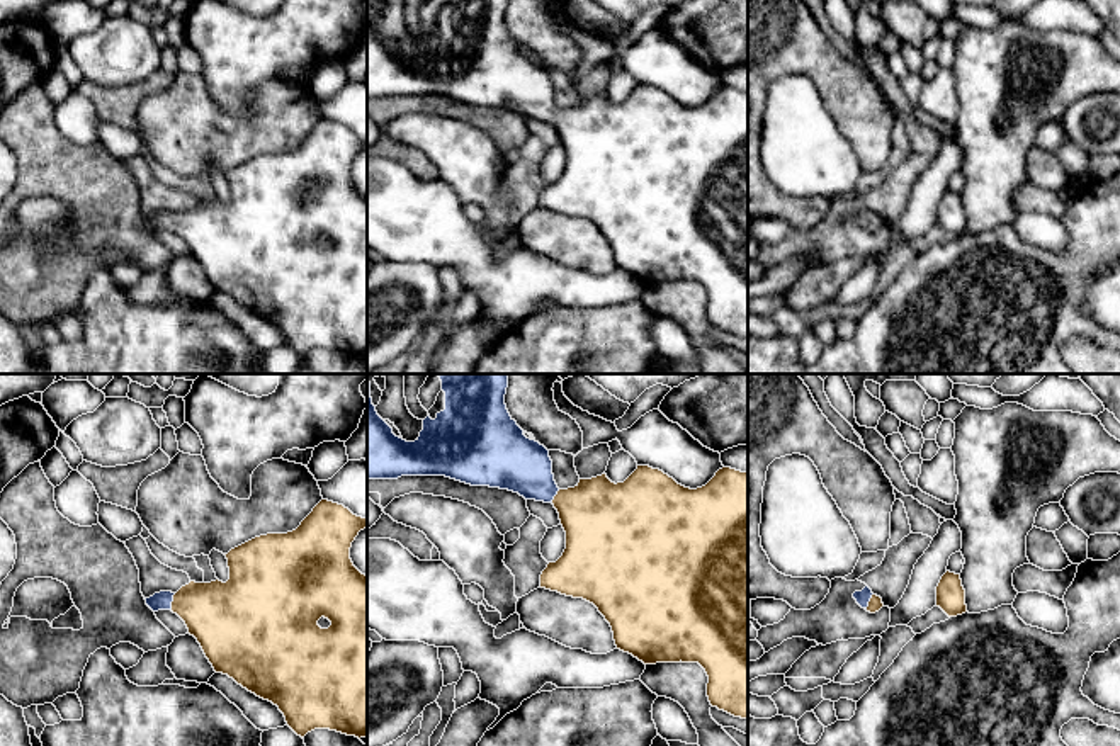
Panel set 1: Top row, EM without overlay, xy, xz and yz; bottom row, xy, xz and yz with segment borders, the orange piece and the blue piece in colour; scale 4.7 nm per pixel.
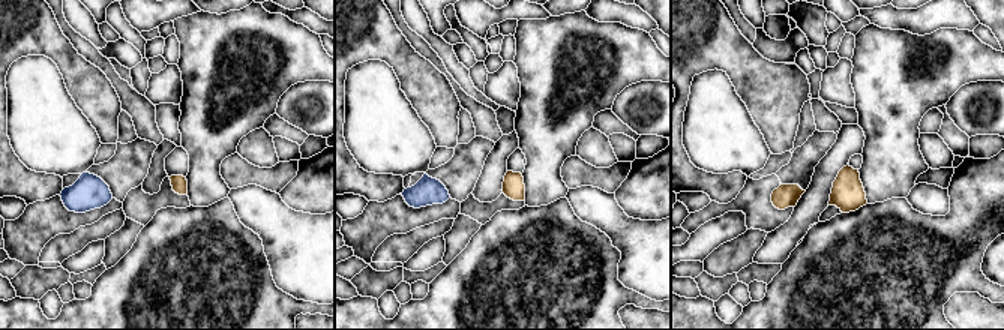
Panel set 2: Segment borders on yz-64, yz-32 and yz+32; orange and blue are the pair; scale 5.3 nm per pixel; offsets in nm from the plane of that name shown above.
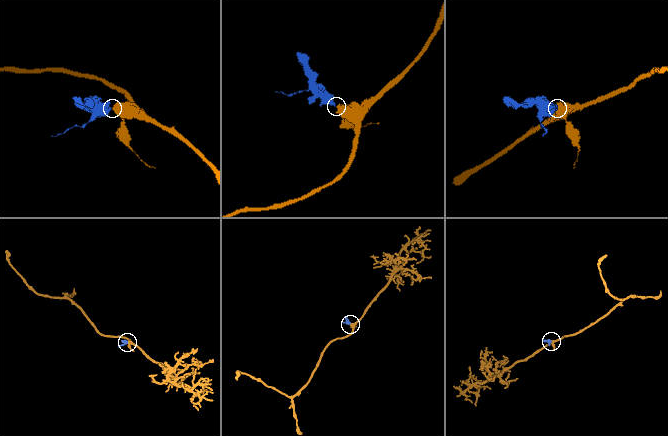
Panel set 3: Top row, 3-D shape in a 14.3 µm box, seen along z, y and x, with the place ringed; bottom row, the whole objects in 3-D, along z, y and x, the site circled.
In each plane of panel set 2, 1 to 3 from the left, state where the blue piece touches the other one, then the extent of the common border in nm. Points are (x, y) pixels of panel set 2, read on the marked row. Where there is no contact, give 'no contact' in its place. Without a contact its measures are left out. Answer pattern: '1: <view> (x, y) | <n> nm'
1: no contact
2: no contact
3: no contact

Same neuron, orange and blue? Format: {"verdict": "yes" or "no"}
{"verdict": "yes"}

